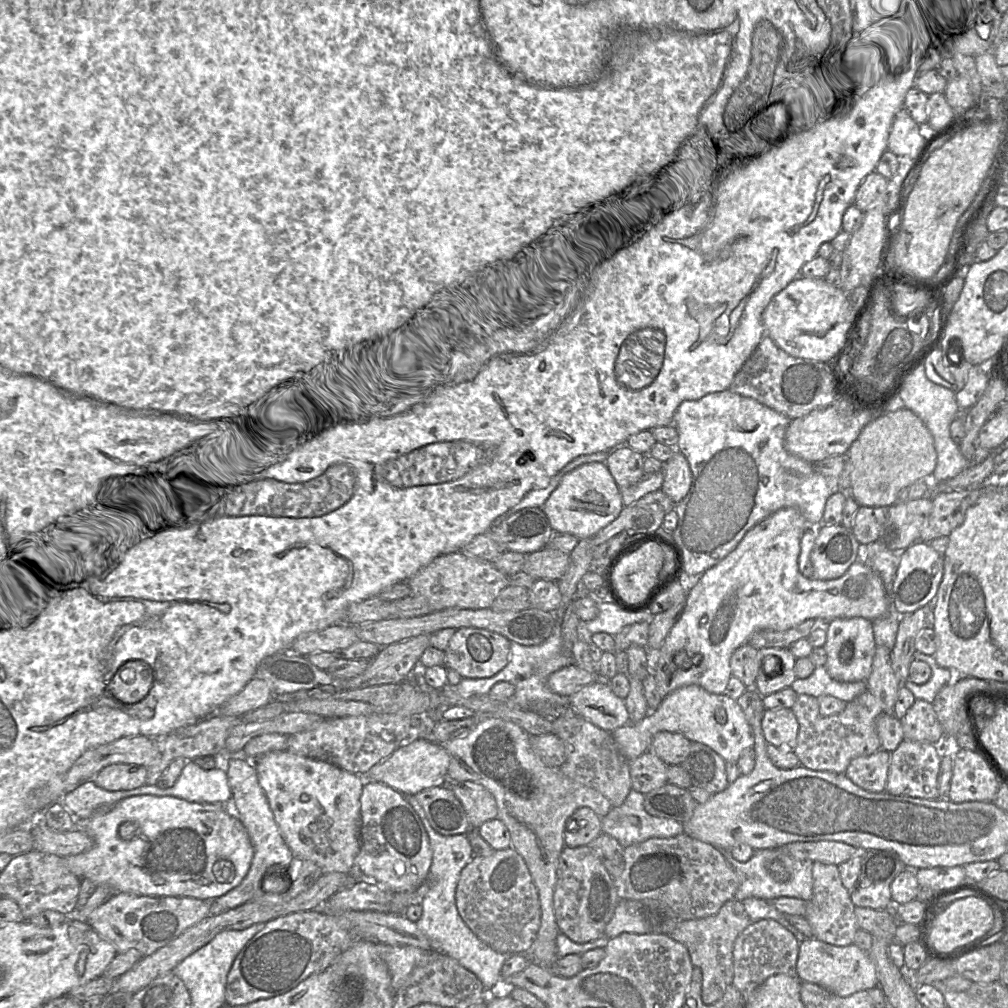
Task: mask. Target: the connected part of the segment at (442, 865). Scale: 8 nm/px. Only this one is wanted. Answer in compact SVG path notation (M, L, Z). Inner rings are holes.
M415 795L405 797L421 819L432 849L432 865L428 876L429 890L422 899L422 915L416 921L416 925L431 940L432 951L446 954L457 960L461 966L476 975L484 988L490 989L500 979L501 967L511 955L497 952L483 942L471 931L458 913L455 902L458 880L462 870L474 856L468 833L451 836L438 833L430 824Z

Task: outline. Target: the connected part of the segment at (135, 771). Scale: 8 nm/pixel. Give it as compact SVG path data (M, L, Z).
M114 763L101 769L93 778L106 790L131 790L146 784L147 767L133 763Z

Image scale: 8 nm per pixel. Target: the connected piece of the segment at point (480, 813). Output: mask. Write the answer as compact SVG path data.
M452 781L445 785L461 802L471 829L478 829L484 822L497 818L498 807L494 796L484 786L472 781Z

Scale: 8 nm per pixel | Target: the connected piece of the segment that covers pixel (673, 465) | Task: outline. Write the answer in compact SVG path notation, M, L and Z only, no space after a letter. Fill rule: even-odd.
M675 449L673 456L663 465L664 478L661 490L674 502L679 503L688 493L692 475L686 457Z

